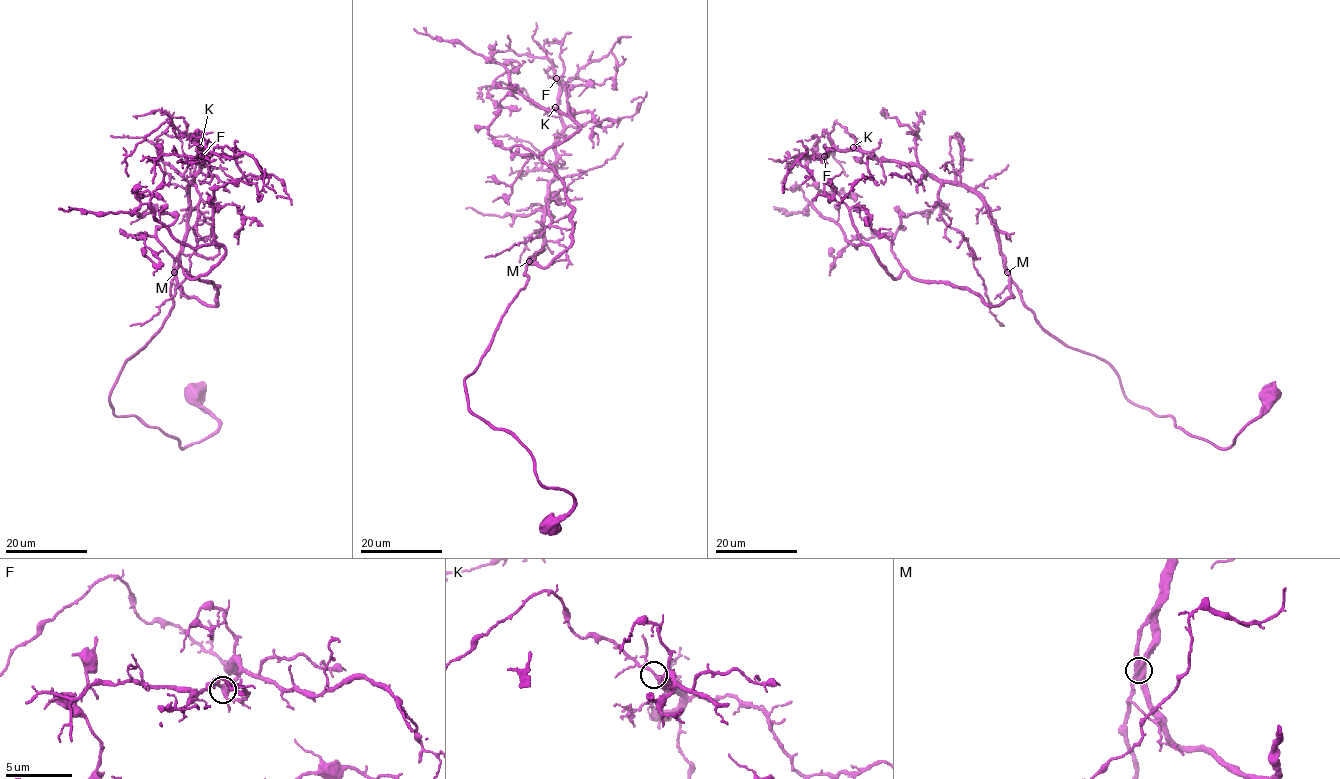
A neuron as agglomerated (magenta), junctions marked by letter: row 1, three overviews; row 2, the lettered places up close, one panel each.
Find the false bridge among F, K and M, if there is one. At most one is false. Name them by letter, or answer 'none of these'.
none of these

